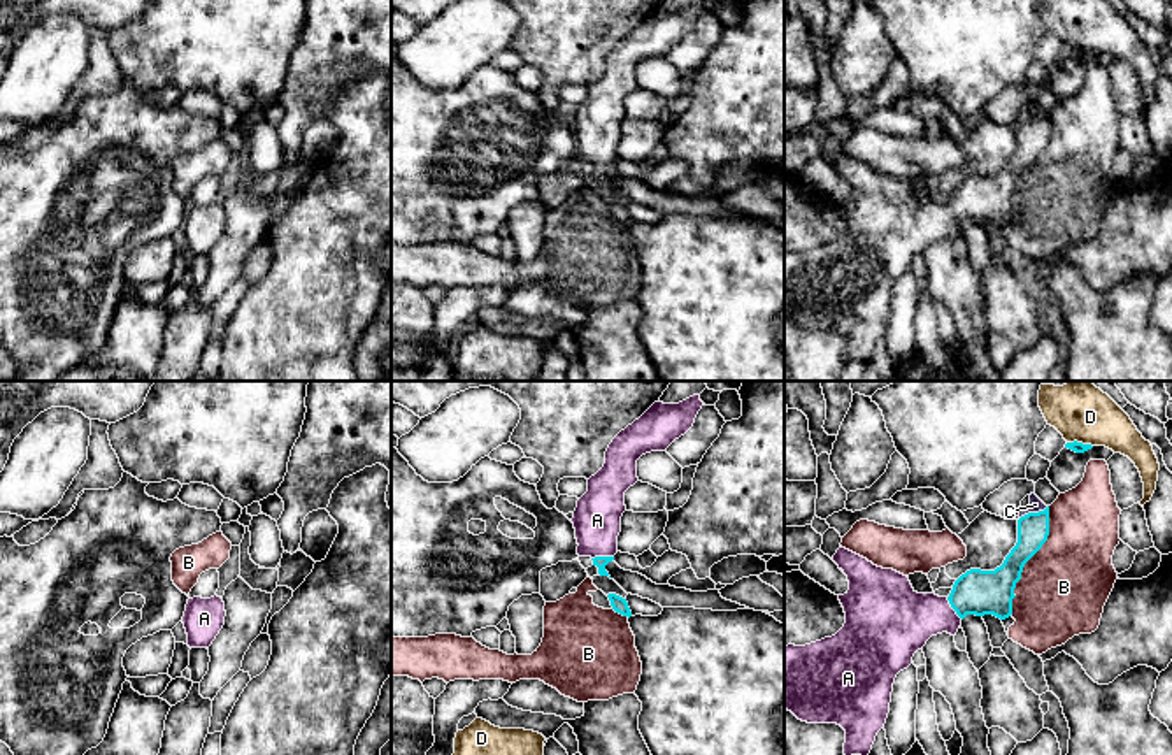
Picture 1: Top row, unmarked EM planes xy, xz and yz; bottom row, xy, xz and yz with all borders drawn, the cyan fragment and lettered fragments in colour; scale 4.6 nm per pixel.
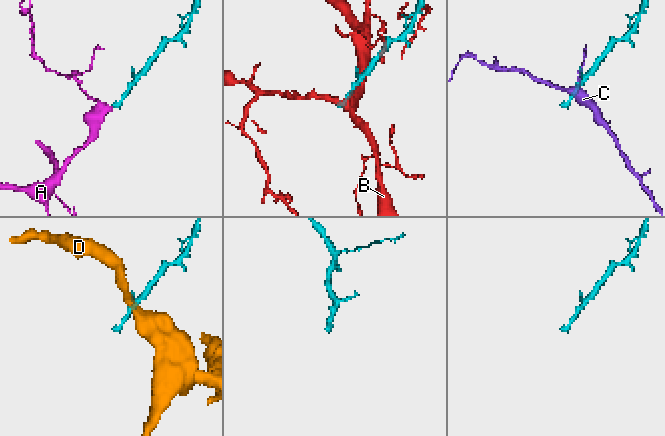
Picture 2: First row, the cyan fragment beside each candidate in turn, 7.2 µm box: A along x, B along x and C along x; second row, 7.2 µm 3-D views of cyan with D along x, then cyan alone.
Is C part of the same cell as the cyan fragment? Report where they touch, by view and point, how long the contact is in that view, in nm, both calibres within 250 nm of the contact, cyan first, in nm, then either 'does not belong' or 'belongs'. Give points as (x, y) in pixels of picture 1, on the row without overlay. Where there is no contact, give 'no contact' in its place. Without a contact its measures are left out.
contact yz (1034, 120); length 150 nm; calibres 140 and 60 nm; does not belong

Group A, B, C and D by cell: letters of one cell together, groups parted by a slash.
A / B / C / D

